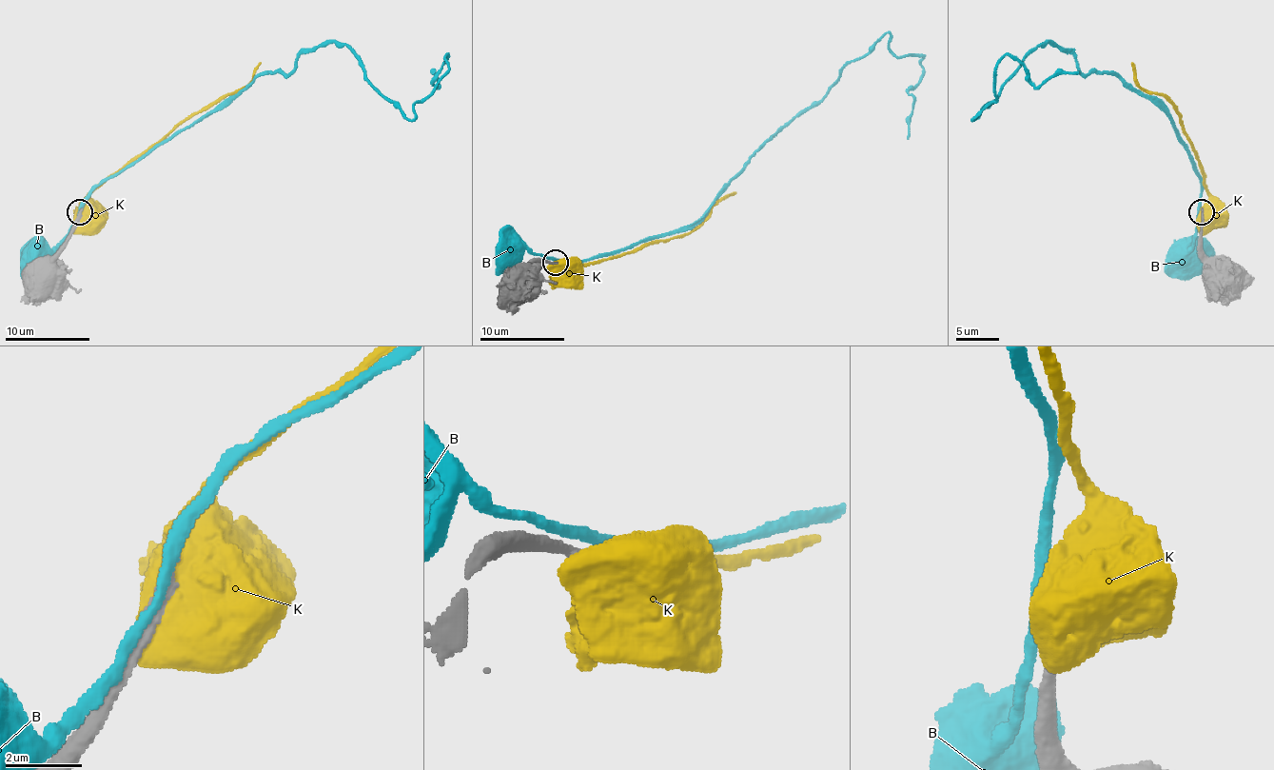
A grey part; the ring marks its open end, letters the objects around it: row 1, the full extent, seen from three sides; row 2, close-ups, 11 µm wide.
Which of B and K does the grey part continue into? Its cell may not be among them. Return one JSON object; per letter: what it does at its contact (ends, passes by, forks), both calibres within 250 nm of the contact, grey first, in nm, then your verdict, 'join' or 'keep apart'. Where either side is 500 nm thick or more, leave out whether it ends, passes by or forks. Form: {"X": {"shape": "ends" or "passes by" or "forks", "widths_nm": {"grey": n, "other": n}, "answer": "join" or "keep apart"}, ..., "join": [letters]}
{"B": {"shape": "passes by", "widths_nm": {"grey": 280, "other": 320}, "answer": "keep apart"}, "K": {"widths_nm": {"grey": 280, "other": 1050}, "answer": "keep apart"}, "join": []}

